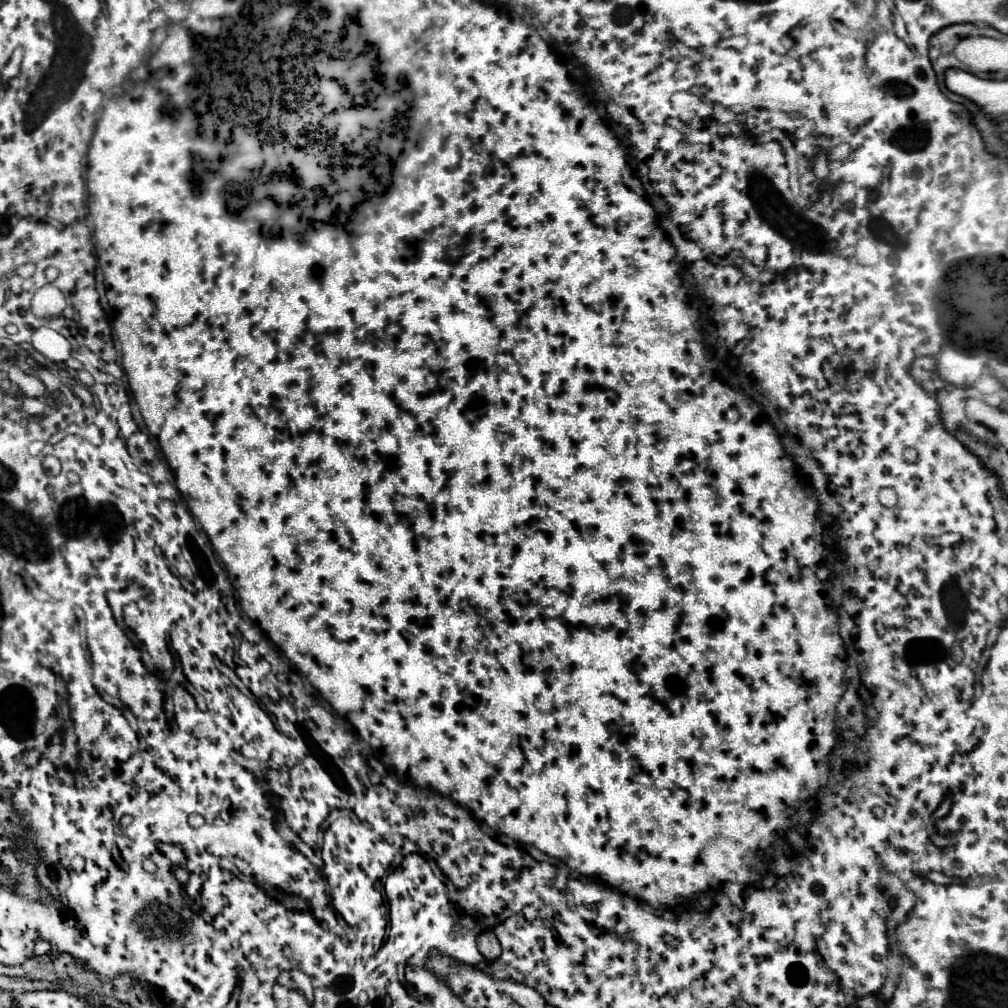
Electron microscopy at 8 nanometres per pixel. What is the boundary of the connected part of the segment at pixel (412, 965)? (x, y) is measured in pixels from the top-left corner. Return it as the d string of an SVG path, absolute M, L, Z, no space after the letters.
M412 854L404 857L402 864L393 870L385 880L385 892L389 898L389 928L387 928L387 938L385 944L391 946L395 952L405 952L407 962L405 962L405 980L421 994L421 996L443 996L443 988L437 984L433 972L425 968L425 960L429 958L431 950L437 950L441 954L447 954L463 964L471 964L475 968L485 970L487 966L493 966L495 962L487 962L481 952L477 950L475 944L475 934L473 932L457 932L457 922L455 922L455 912L453 906L445 914L421 914L417 920L415 914L415 902L413 898L417 896L417 890L413 890L415 880L412 882Z

